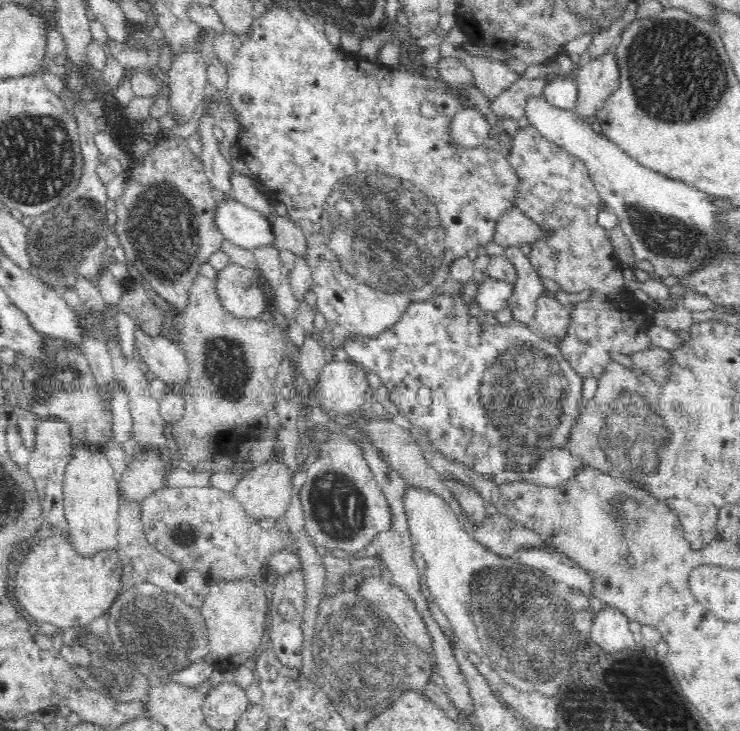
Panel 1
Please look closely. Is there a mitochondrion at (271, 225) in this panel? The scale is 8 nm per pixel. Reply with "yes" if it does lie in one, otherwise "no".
no

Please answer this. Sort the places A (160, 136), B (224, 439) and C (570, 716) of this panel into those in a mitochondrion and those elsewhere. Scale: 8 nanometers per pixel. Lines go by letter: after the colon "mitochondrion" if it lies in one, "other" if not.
A: other
B: other
C: other

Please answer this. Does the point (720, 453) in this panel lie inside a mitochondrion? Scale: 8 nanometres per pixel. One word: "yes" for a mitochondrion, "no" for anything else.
no

